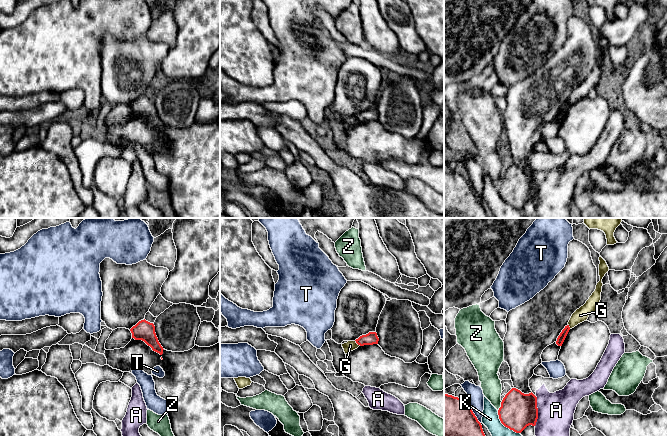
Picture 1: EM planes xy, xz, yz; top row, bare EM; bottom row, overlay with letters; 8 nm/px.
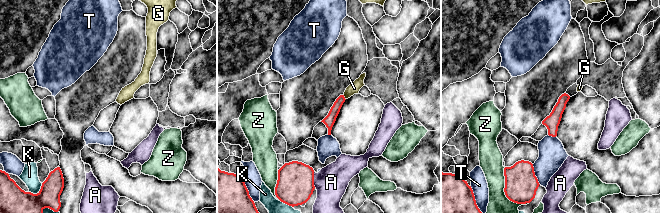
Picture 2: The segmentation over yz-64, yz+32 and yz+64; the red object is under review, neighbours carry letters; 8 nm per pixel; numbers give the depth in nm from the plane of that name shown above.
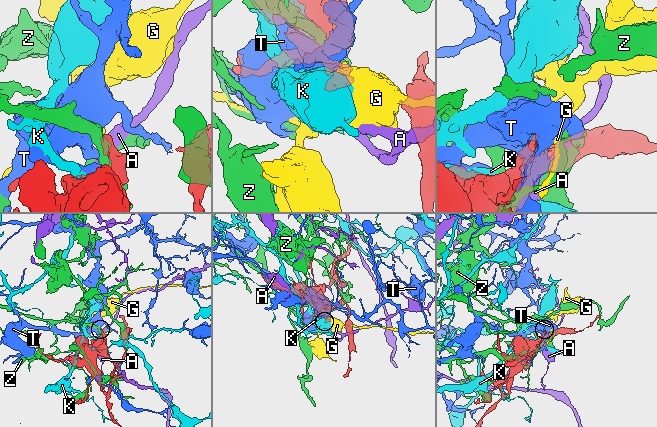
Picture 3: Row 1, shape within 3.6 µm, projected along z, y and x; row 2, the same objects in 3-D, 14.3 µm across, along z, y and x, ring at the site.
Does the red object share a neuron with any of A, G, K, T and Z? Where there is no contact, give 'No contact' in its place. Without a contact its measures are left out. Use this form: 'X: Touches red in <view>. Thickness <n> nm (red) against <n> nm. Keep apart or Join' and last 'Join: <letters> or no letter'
A: Touches red in yz. Thickness 280 nm (red) against 300 nm. Keep apart
G: Touches red in xz. Thickness 100 nm (red) against 80 nm. Keep apart
K: Touches red in yz. Thickness 280 nm (red) against 140 nm. Keep apart
T: Touches red in yz. Thickness 340 nm (red) against 130 nm. Keep apart
Z: Touches red in yz. Thickness 280 nm (red) against 160 nm. Keep apart
Join: no letter

